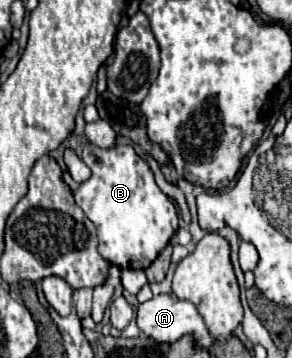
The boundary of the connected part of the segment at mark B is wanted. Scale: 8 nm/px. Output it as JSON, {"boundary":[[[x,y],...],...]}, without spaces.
{"boundary":[[[92,143],[84,145],[82,161],[92,169],[92,177],[74,191],[74,199],[98,229],[98,243],[102,257],[120,269],[150,267],[150,263],[158,257],[158,253],[168,245],[168,241],[176,233],[178,213],[172,201],[156,185],[148,163],[142,157],[138,157],[138,153],[130,145],[114,145],[112,149],[100,149]]]}

